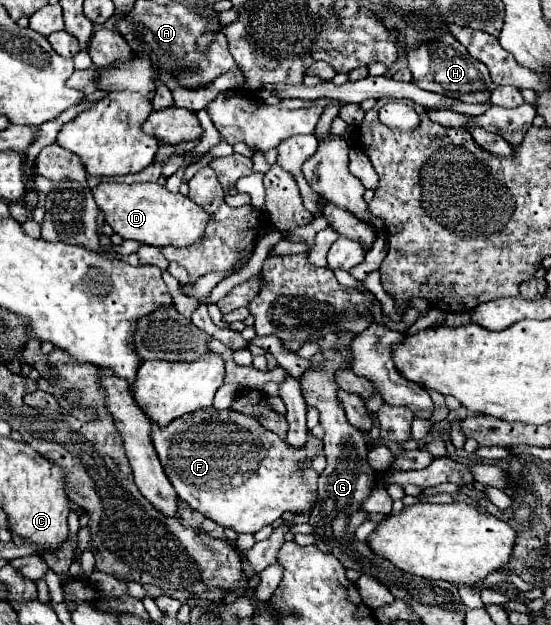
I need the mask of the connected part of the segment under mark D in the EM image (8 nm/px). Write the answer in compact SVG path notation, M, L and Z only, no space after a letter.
M102 180L92 188L92 196L98 204L98 210L104 214L104 220L112 230L124 240L136 240L150 246L190 246L202 238L208 214L182 194L172 194L164 186L152 184L120 184L112 180Z

